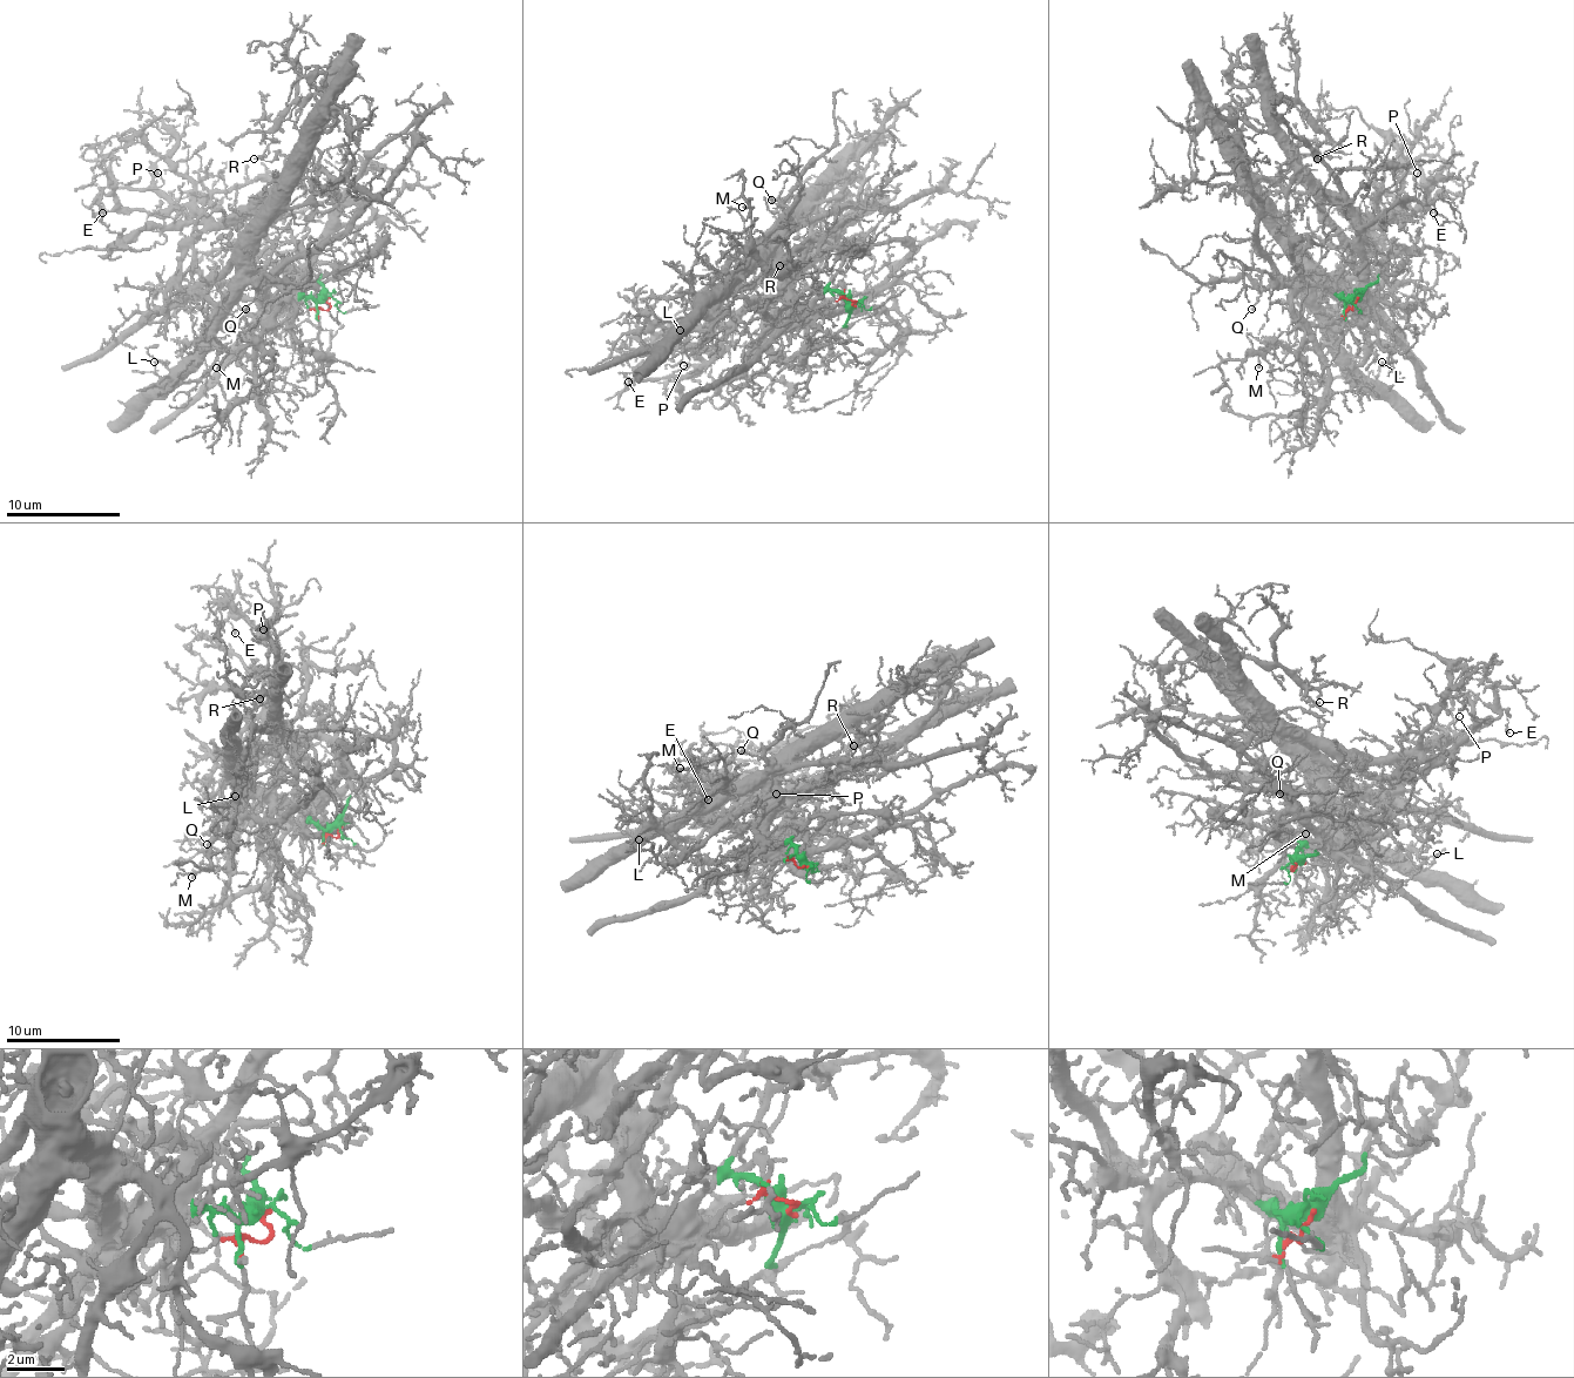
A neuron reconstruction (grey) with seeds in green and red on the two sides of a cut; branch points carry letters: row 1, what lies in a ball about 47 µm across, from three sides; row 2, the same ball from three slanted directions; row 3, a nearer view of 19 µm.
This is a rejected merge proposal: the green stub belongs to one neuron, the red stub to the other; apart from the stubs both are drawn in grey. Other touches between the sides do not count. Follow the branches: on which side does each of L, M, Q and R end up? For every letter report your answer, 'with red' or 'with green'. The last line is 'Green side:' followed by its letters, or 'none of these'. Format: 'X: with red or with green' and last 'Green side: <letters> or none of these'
L: with green
M: with green
Q: with green
R: with green
Green side: L, M, Q, R

